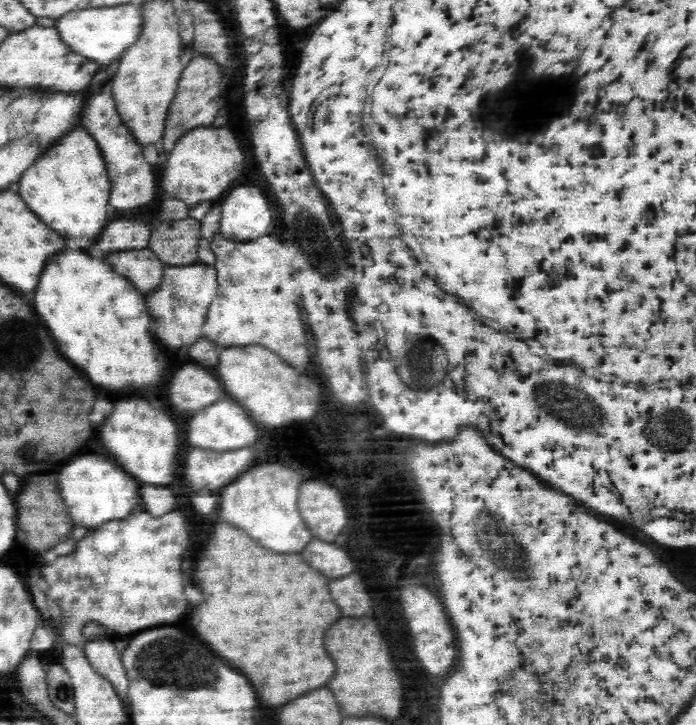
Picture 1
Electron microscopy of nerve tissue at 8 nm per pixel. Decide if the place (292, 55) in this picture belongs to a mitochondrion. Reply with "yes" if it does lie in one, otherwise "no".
no

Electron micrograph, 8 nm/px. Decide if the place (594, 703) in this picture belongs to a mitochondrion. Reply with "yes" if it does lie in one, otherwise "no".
yes

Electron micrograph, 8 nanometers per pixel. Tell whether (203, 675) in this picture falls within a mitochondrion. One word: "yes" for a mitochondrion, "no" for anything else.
yes

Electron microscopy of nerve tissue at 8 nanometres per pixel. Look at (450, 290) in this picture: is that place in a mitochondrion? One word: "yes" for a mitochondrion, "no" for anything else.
no

